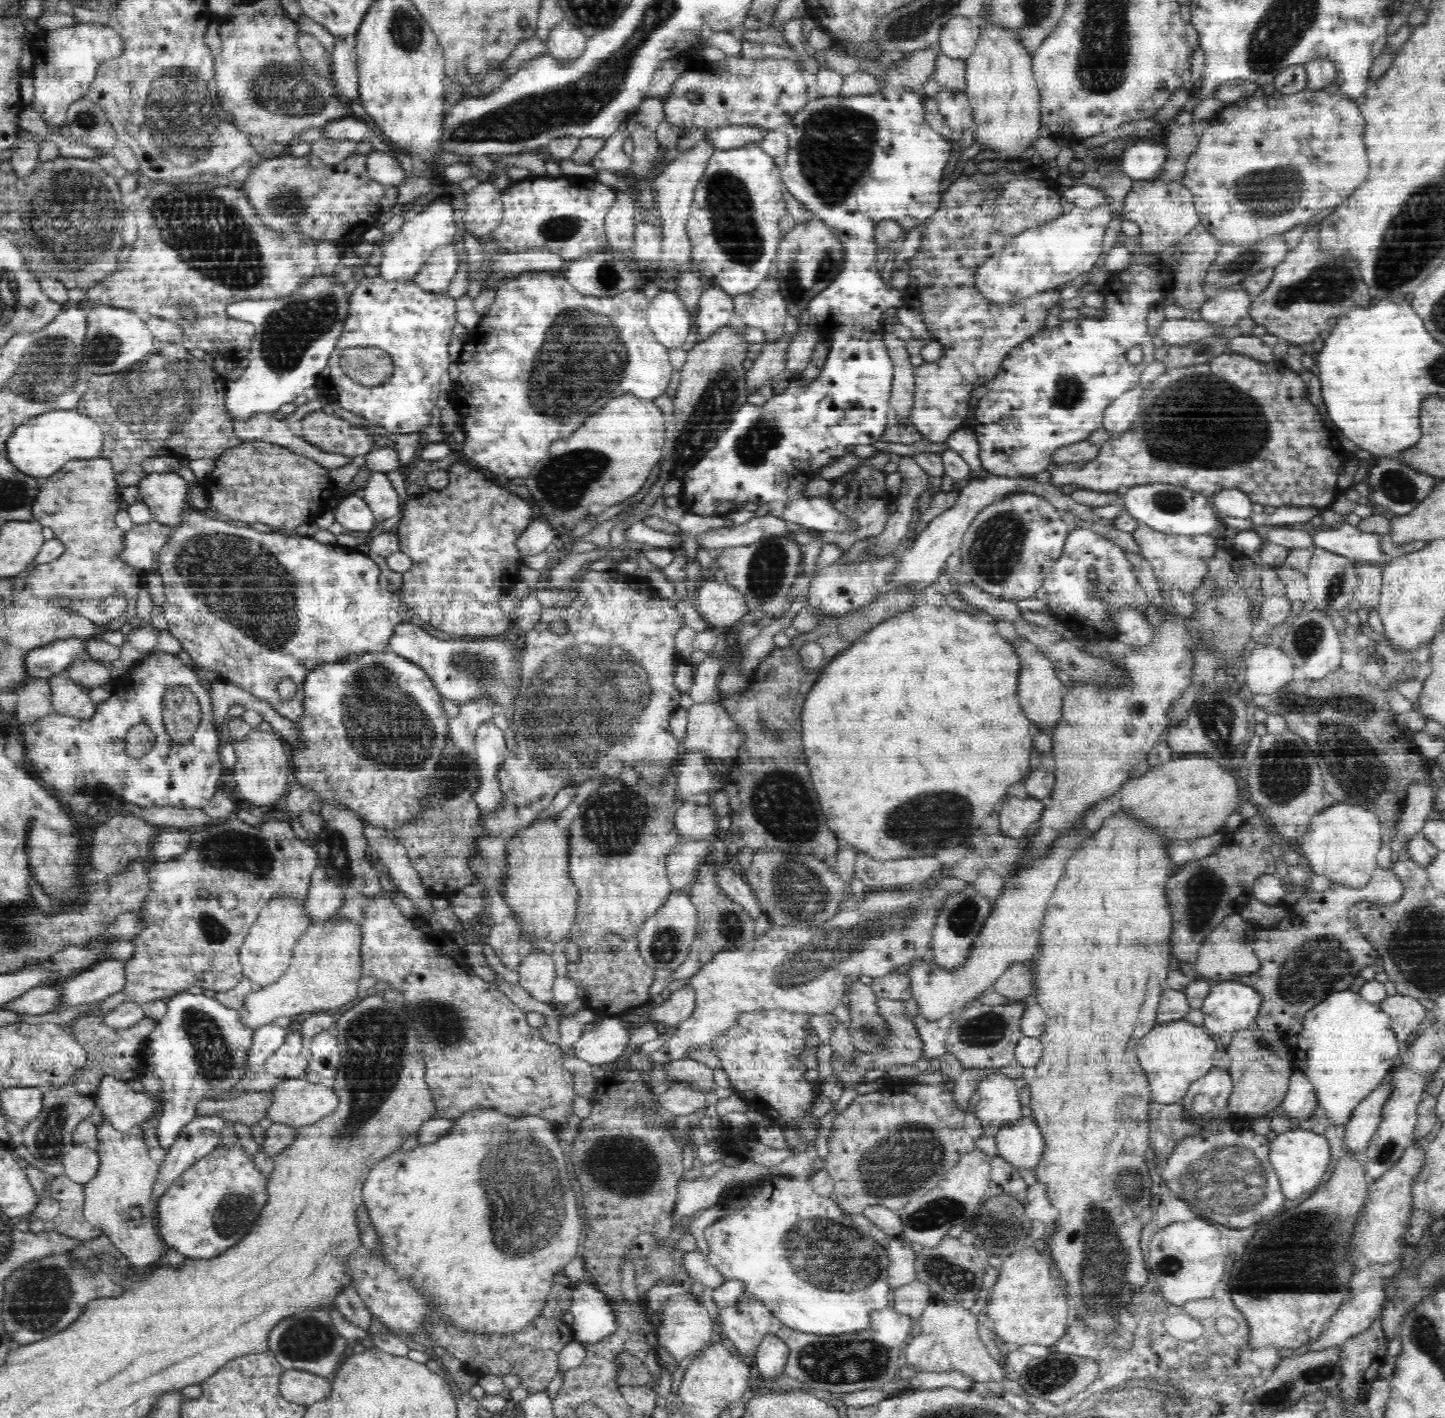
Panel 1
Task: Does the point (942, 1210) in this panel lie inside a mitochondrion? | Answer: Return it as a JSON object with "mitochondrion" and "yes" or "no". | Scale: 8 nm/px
{"mitochondrion":"yes"}

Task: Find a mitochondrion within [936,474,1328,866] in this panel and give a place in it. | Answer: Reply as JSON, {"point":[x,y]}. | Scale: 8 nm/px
{"point":[997,547]}

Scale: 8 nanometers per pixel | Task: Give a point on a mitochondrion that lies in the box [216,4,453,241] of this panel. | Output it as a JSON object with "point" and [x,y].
{"point":[277,87]}

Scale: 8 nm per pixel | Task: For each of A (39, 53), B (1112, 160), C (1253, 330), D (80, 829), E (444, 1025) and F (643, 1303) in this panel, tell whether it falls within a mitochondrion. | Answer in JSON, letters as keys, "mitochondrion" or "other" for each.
{"A":"other","B":"other","C":"other","D":"other","E":"mitochondrion","F":"other"}

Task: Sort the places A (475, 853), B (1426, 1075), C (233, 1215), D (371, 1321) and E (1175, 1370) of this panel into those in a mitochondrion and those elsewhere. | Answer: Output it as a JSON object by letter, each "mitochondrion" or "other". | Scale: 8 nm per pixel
{"A":"other","B":"other","C":"mitochondrion","D":"other","E":"other"}

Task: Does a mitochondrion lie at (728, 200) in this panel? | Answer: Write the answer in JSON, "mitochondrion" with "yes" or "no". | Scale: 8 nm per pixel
{"mitochondrion":"yes"}

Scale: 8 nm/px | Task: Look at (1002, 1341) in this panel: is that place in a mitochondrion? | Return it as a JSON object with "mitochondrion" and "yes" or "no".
{"mitochondrion":"no"}

